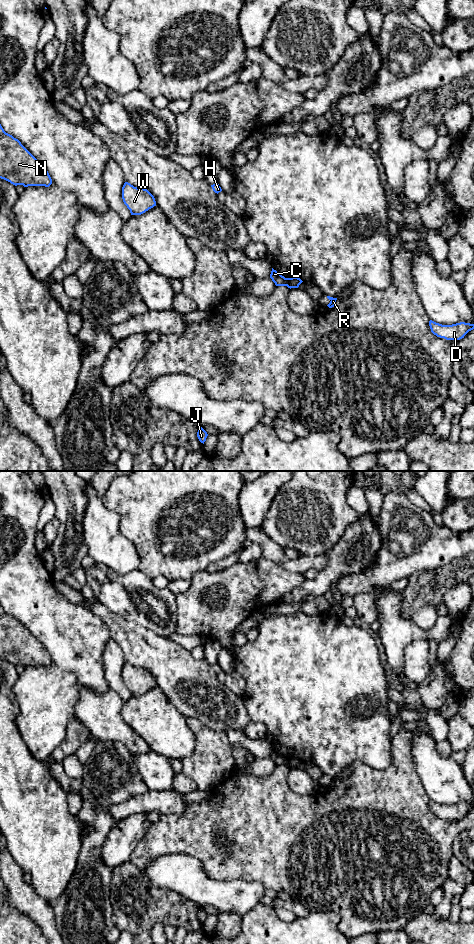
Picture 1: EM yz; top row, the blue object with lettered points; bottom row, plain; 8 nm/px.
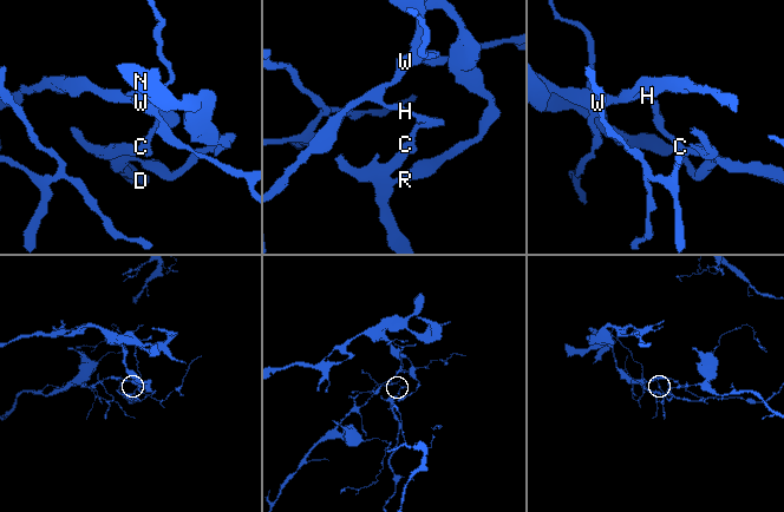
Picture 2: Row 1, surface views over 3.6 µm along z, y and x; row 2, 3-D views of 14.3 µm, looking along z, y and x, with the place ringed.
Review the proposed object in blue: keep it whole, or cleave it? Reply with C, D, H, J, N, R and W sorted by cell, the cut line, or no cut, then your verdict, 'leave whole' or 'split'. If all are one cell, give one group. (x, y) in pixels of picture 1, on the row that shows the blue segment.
C H J W / D N R | yz (287, 278), (290, 287) | split

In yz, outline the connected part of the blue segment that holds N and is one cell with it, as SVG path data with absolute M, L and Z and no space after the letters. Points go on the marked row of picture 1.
M12 135L0 137L0 178L11 184L45 186L52 184L47 169Z

